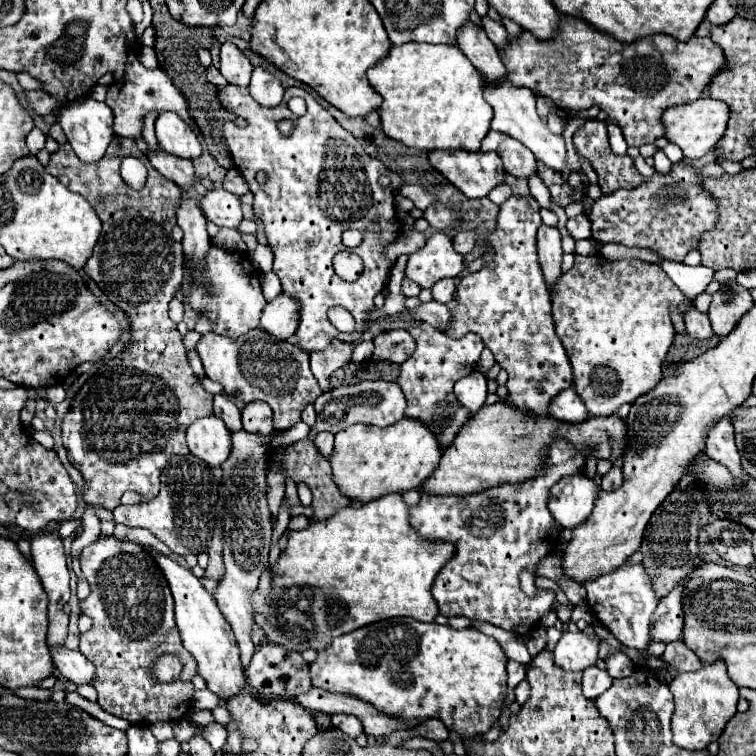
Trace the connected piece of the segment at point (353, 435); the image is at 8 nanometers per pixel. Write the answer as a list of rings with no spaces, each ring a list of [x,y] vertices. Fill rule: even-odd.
[[[404,417],[400,423],[384,429],[356,423],[336,433],[330,463],[332,477],[342,493],[354,501],[368,503],[388,493],[418,489],[424,483],[424,477],[436,469],[440,457],[442,447],[436,441],[436,435],[422,421]]]

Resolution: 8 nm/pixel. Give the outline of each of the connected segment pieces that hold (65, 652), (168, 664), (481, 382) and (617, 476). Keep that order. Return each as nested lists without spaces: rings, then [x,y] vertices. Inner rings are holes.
[[[54,645],[54,647],[50,647],[50,655],[52,655],[52,661],[54,661],[56,669],[68,681],[74,681],[76,685],[92,683],[94,665],[80,651],[68,649],[66,645]]]
[[[168,653],[168,655],[160,655],[160,657],[156,657],[156,661],[152,663],[152,669],[150,669],[150,673],[156,677],[156,681],[160,681],[160,683],[172,683],[178,675],[180,675],[180,669],[182,669],[182,665],[180,665],[180,659],[178,657],[172,657],[172,653]]]
[[[476,371],[476,373],[470,373],[468,377],[462,377],[460,381],[456,381],[454,385],[454,395],[456,399],[470,411],[470,413],[476,413],[484,401],[486,401],[486,377],[484,373]]]
[[[612,467],[604,477],[602,477],[602,489],[604,491],[614,491],[622,485],[622,469],[620,467]]]

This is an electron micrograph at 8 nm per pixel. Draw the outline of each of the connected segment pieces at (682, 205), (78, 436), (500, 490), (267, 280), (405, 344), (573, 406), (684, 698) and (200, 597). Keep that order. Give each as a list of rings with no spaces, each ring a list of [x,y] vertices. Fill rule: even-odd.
[[[680,161],[680,163],[674,163],[670,175],[656,175],[650,181],[644,181],[640,187],[630,191],[618,189],[610,195],[602,195],[592,203],[588,213],[588,219],[592,223],[592,237],[604,243],[614,241],[628,247],[650,247],[656,253],[660,253],[664,259],[682,261],[688,255],[688,251],[696,249],[700,235],[714,227],[718,217],[716,201],[700,187],[700,183],[702,183],[702,177],[698,177],[690,165]]]
[[[116,135],[98,163],[84,165],[64,143],[46,165],[50,175],[84,195],[102,219],[100,239],[84,271],[132,321],[132,345],[114,361],[104,363],[76,393],[62,423],[68,459],[86,483],[84,501],[106,509],[118,507],[122,493],[128,489],[140,493],[142,499],[156,497],[168,459],[188,453],[184,441],[188,425],[198,417],[212,415],[212,395],[202,389],[192,373],[182,335],[168,317],[168,301],[176,295],[184,277],[182,245],[172,239],[182,191],[152,165],[146,165],[148,179],[142,189],[120,187],[120,159],[128,153],[144,161],[132,139]]]
[[[556,439],[548,447],[546,463],[542,471],[528,481],[522,483],[506,483],[498,487],[484,489],[482,493],[458,497],[456,495],[422,495],[420,503],[410,509],[410,523],[412,527],[426,539],[446,539],[456,547],[454,557],[444,565],[444,569],[438,573],[434,585],[432,585],[432,597],[438,603],[438,609],[446,617],[456,617],[464,615],[476,621],[486,621],[496,627],[502,627],[506,631],[514,631],[516,635],[528,635],[534,631],[538,621],[552,611],[552,603],[556,601],[556,593],[552,589],[538,589],[534,597],[526,595],[520,587],[520,573],[524,569],[536,573],[538,563],[548,557],[550,549],[556,545],[560,533],[564,527],[552,517],[548,509],[548,497],[552,485],[560,481],[562,477],[576,475],[584,469],[586,457],[566,439]]]
[[[268,271],[268,273],[262,273],[260,275],[260,285],[262,285],[262,293],[266,297],[266,301],[274,301],[280,293],[282,293],[282,285],[280,285],[280,279],[276,273]]]
[[[390,329],[390,331],[382,331],[380,335],[376,335],[374,339],[374,355],[372,361],[392,361],[396,365],[404,363],[412,351],[416,349],[414,339],[410,337],[408,331],[404,329]]]
[[[564,389],[564,393],[558,393],[558,397],[552,399],[550,405],[552,417],[566,421],[566,423],[582,423],[590,417],[588,409],[580,401],[578,393],[574,389]]]
[[[716,659],[714,663],[702,663],[698,671],[678,673],[668,683],[668,689],[674,695],[674,713],[672,713],[672,733],[676,745],[684,749],[704,749],[708,743],[716,741],[728,719],[736,713],[738,687],[726,675],[724,661]]]
[[[144,547],[144,549],[156,559],[158,567],[162,569],[162,573],[170,585],[172,597],[176,601],[176,625],[180,629],[184,647],[194,655],[194,659],[198,663],[198,675],[202,675],[206,679],[208,689],[212,693],[216,693],[220,699],[240,693],[240,689],[244,687],[244,673],[240,667],[238,645],[236,645],[236,639],[232,635],[228,621],[224,619],[224,615],[218,609],[214,597],[204,589],[200,579],[194,577],[188,567],[182,567],[172,557],[158,553],[154,547]]]

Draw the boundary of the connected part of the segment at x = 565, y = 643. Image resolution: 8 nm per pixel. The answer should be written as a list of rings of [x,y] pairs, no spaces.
[[[582,631],[564,633],[554,649],[554,663],[564,671],[584,671],[598,659],[598,639]]]

